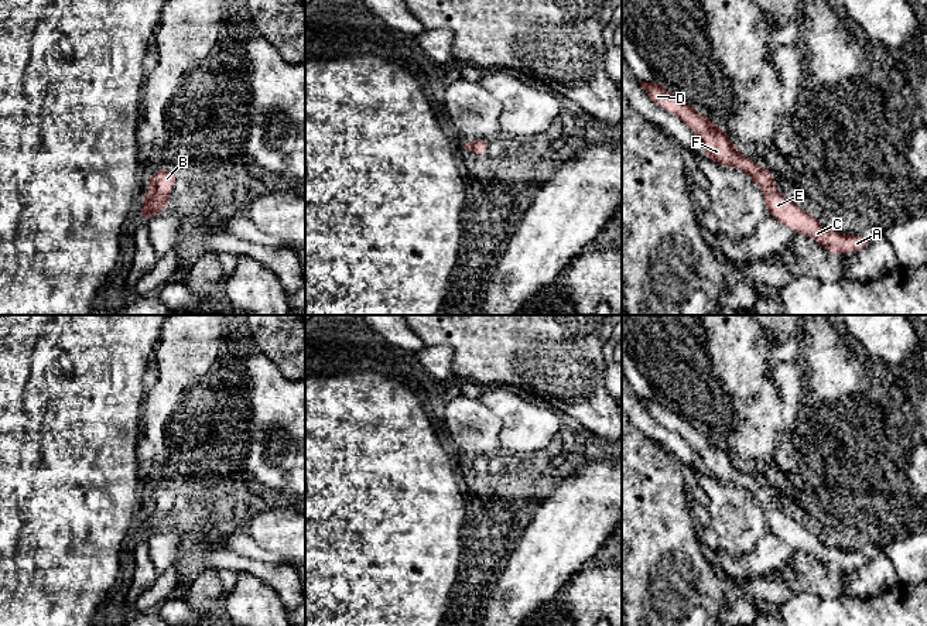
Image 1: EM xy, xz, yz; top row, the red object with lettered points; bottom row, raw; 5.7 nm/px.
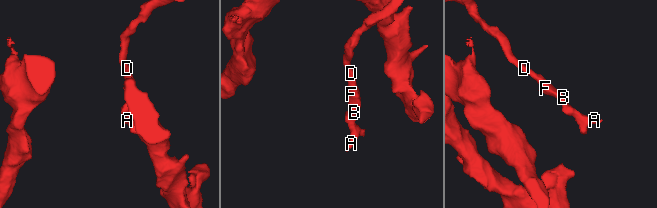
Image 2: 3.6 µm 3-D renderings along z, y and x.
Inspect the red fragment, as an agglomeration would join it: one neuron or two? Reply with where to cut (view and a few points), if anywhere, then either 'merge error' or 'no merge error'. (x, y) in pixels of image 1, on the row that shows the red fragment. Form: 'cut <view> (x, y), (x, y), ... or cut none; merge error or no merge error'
cut none; no merge error

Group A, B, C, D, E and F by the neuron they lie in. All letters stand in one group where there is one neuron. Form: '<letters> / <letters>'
A B C D E F

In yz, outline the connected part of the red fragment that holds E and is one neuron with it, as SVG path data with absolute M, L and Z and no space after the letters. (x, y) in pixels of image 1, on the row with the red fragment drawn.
M642 81L639 83L654 103L680 117L702 140L707 158L748 174L756 187L766 194L764 205L767 215L773 216L781 225L814 239L831 254L846 252L855 254L869 244L870 235L866 237L858 235L846 236L824 229L814 216L777 192L773 174L766 167L759 167L749 157L743 157L740 150L732 146L729 136L721 127L715 126L714 122L699 114L663 85Z

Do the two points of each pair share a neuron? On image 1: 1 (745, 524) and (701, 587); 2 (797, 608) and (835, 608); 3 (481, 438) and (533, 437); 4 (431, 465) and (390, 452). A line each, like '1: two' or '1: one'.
1: two
2: one
3: two
4: one

